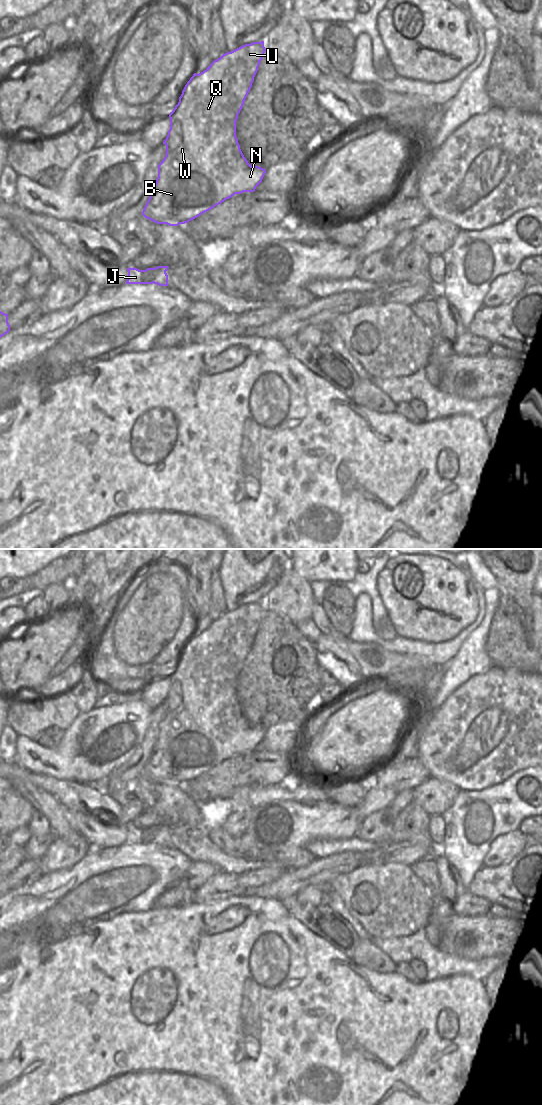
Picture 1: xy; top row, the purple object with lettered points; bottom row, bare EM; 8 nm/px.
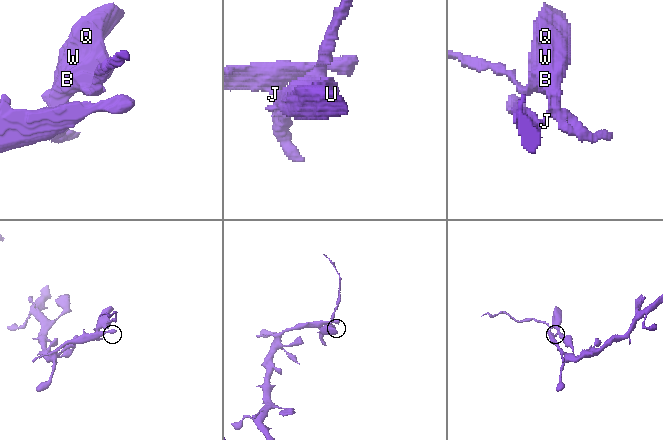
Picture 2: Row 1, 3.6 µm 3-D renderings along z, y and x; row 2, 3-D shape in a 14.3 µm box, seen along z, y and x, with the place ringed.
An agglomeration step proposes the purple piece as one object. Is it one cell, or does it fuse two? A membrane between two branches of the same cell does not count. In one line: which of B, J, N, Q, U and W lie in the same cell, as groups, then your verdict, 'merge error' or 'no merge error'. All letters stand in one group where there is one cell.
B N Q U W / J; merge error

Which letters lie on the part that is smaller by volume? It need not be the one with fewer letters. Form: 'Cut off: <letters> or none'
Cut off: B, N, Q, U, W

